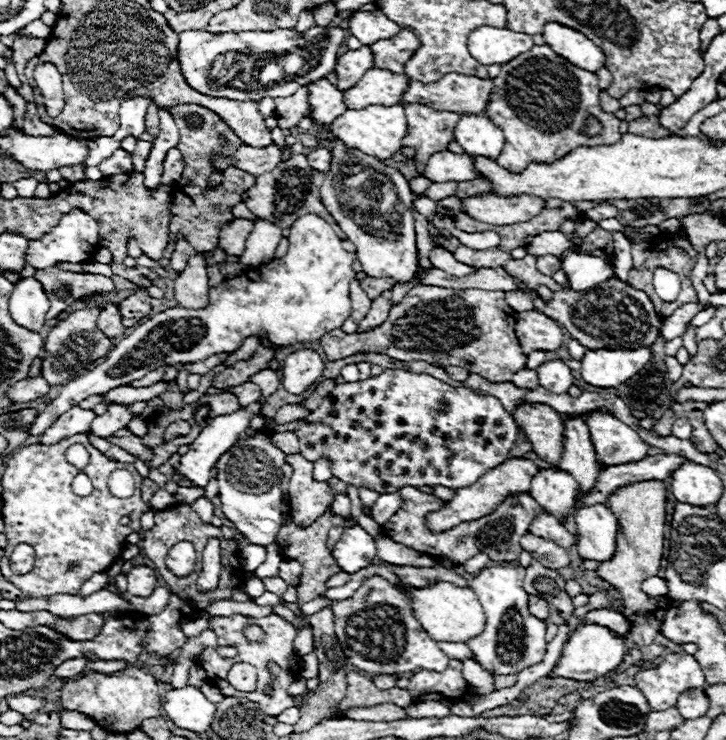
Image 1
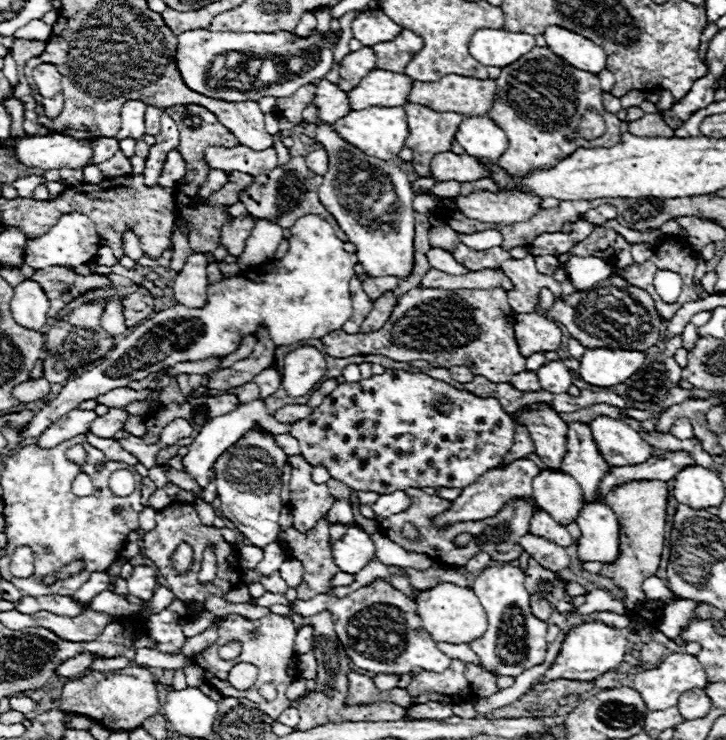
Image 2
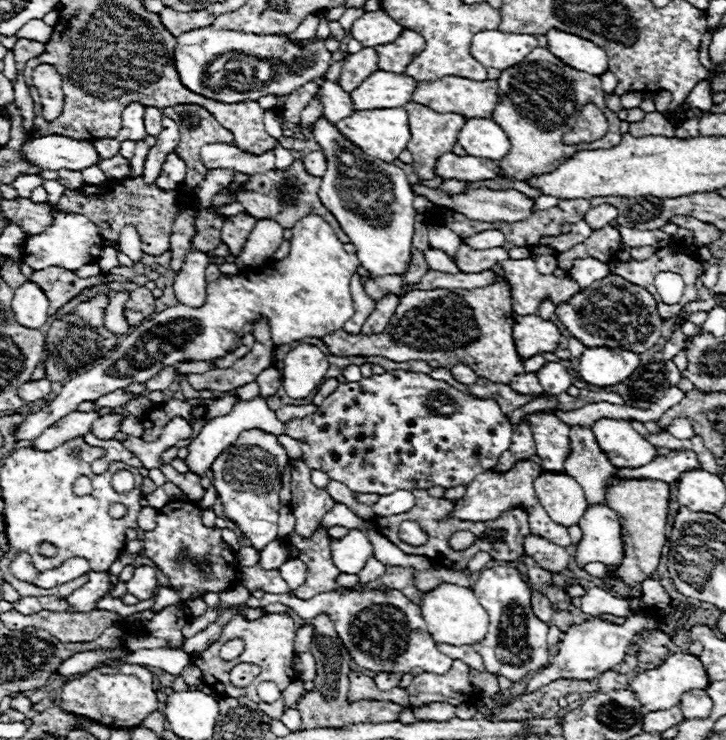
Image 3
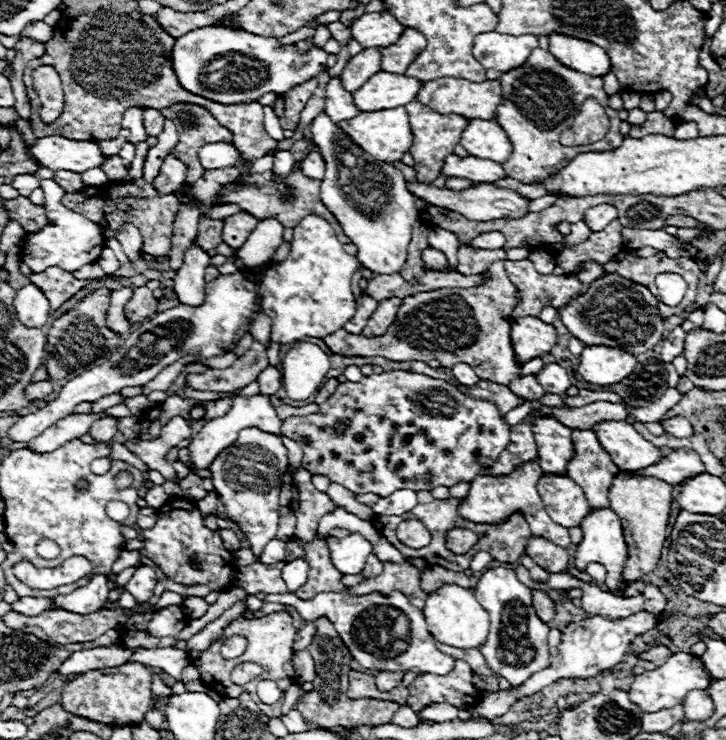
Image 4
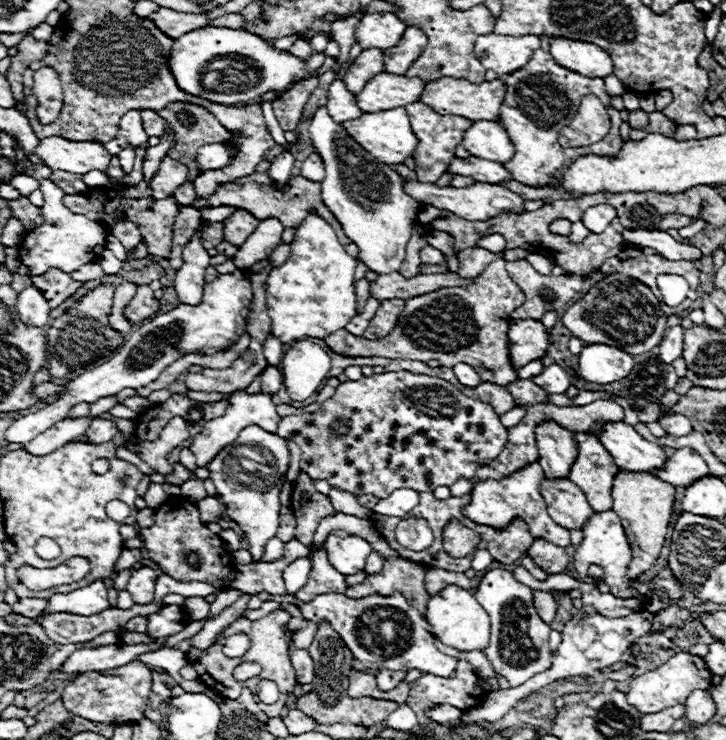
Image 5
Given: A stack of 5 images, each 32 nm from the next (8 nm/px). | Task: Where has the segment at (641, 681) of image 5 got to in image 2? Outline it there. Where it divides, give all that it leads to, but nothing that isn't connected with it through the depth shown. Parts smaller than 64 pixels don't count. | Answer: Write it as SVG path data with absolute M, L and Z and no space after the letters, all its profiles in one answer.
M670 654L664 658L664 662L658 668L644 670L634 676L634 688L642 694L648 710L652 710L652 712L676 706L680 694L684 694L686 690L692 690L692 688L706 688L706 684L708 684L706 674L704 674L700 662L690 654Z

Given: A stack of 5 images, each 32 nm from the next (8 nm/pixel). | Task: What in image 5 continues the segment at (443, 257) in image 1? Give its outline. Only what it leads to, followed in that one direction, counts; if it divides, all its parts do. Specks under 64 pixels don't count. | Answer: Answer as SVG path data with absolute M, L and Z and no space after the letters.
M424 248L424 250L420 250L420 260L424 262L424 264L442 264L444 262L444 254L440 252L440 250L436 250L436 248Z

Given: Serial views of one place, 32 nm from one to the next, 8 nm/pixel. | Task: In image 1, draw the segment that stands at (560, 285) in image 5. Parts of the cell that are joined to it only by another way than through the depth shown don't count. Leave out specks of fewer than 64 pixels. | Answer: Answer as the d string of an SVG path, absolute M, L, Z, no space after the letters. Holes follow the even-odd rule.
M530 254L524 256L524 258L520 258L520 260L510 260L510 262L506 262L506 264L504 264L504 270L510 272L512 276L516 276L518 280L522 280L522 282L526 284L526 288L532 288L532 290L536 290L538 284L546 284L552 292L558 292L558 290L562 290L562 288L570 288L568 284L560 286L560 284L556 284L550 276L540 274L538 268L536 268L536 256L530 256ZM506 292L506 302L508 306L512 306L516 312L524 312L524 310L532 310L532 300L526 292Z

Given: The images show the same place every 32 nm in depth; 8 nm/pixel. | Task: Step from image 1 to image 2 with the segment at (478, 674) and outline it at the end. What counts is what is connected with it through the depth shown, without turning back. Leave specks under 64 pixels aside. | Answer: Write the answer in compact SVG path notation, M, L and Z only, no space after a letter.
M466 662L466 680L472 684L472 690L476 696L490 696L496 688L496 676L488 674L484 668Z

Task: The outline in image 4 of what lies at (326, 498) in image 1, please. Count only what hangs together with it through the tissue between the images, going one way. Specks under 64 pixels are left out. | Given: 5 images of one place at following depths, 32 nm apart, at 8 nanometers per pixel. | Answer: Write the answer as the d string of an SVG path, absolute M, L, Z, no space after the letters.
M304 466L292 476L292 502L290 510L296 516L296 536L304 542L312 540L318 528L318 522L324 514L332 512L334 502L326 492L320 492L310 482L310 472Z

